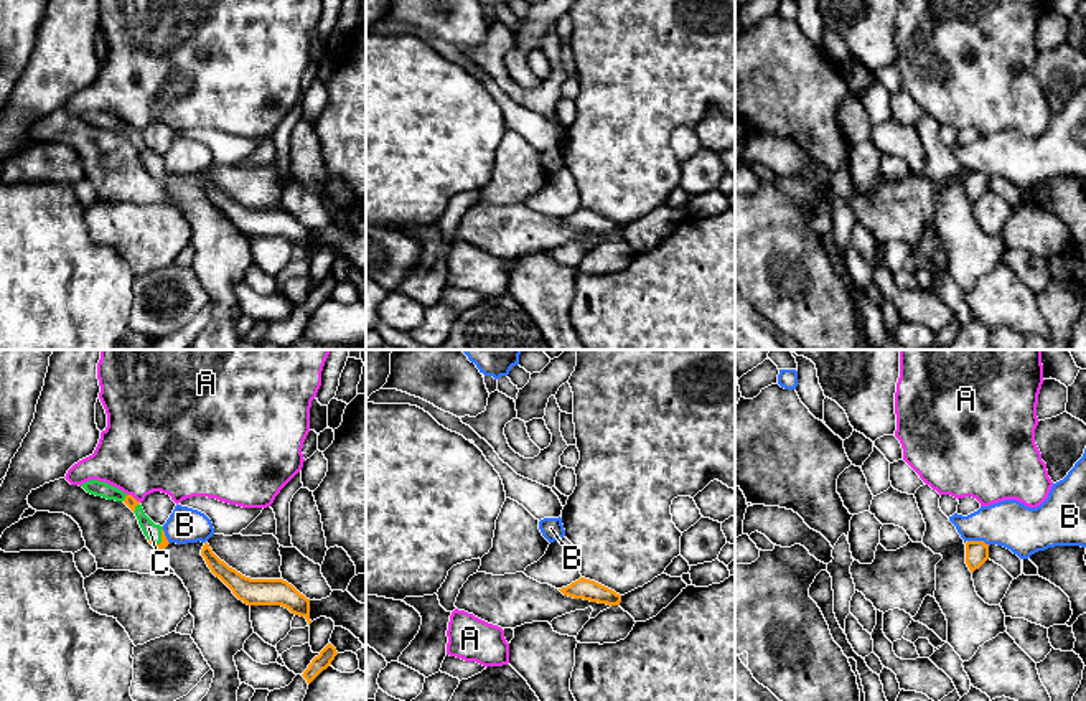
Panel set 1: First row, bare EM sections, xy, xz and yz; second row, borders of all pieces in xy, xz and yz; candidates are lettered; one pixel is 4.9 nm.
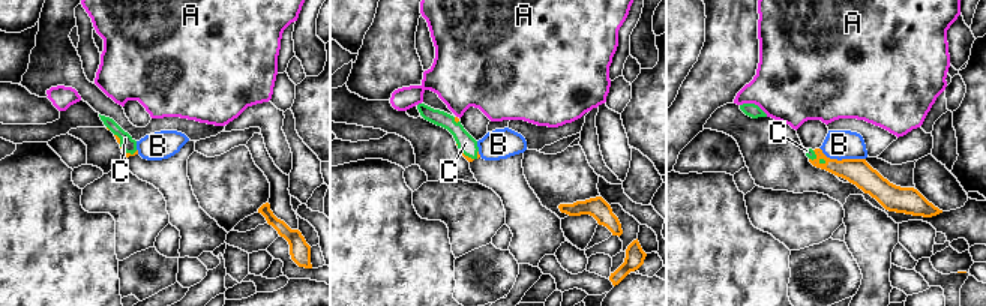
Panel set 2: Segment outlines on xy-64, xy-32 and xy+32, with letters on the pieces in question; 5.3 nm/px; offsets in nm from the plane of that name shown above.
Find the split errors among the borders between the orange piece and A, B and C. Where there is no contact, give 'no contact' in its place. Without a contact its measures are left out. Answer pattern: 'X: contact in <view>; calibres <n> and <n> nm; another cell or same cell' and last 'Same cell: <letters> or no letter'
A: contact in xy; calibres 60 and 440 nm; another cell
B: contact in yz; calibres 110 and 240 nm; another cell
C: contact in xy; calibres 40 and 80 nm; another cell
Same cell: no letter

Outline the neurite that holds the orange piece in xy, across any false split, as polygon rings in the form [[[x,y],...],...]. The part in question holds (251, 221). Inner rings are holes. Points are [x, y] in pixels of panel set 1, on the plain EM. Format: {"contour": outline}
{"contour": [[[208,173],[201,180],[211,203],[219,208],[232,224],[247,236],[282,236],[292,244],[310,251],[310,229],[283,209],[250,209],[221,191]]]}

